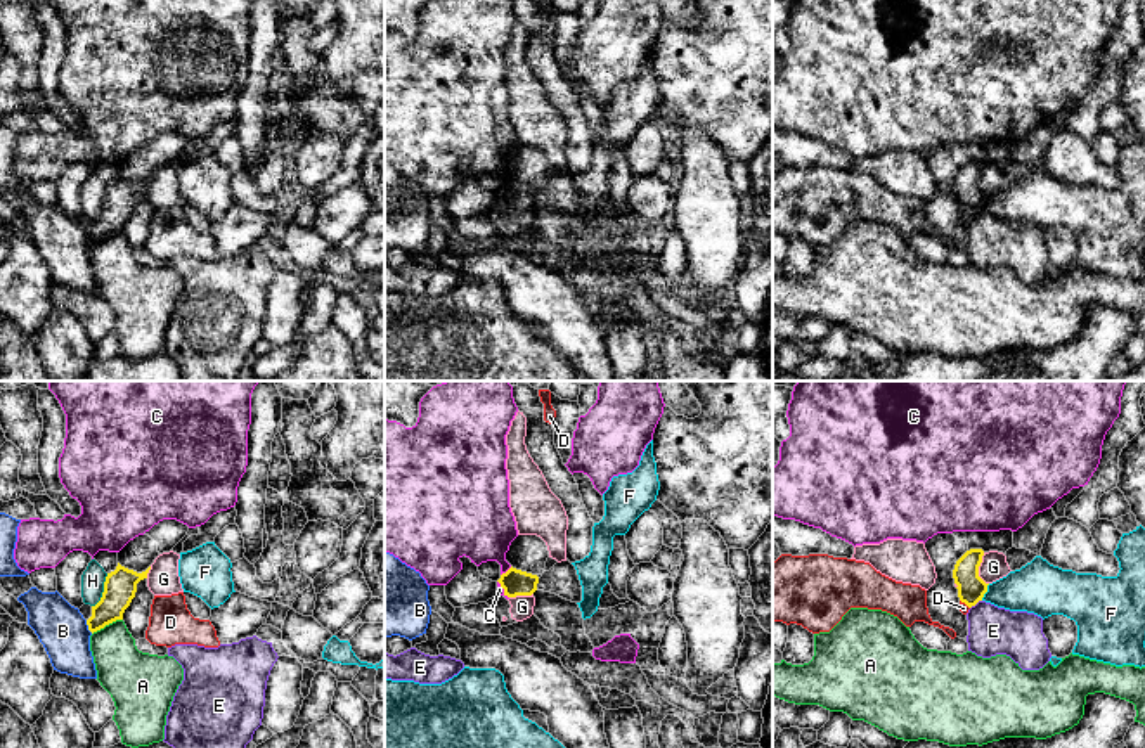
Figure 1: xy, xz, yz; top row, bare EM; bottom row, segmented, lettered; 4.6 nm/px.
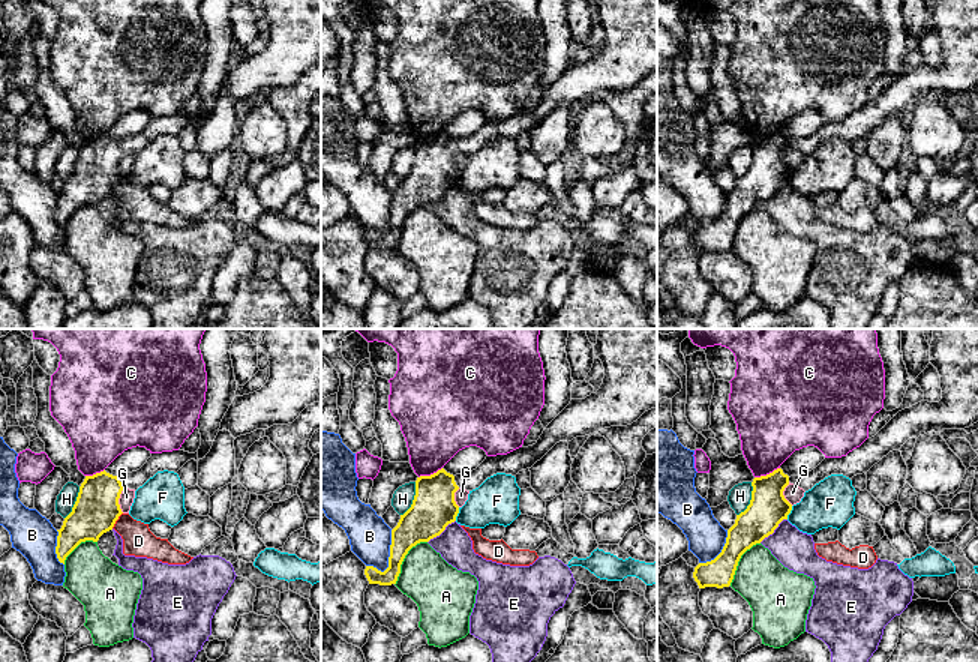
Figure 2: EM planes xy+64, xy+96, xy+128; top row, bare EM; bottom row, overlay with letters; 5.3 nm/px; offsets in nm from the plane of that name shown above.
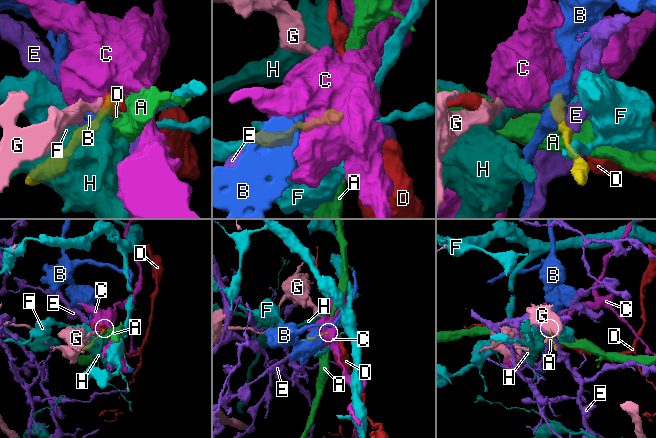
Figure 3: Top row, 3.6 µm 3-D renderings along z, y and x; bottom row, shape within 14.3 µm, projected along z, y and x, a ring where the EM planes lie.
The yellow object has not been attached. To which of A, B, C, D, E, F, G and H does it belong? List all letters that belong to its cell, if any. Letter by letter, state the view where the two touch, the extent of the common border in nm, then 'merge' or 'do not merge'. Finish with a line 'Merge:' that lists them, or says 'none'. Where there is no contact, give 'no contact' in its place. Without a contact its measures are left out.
A: meets yellow in xy; contact 160 nm long; do not merge
B: meets yellow in xy; contact 70 nm long; do not merge
C: meets yellow in xz; contact 70 nm long; do not merge
D: meets yellow in yz; contact 60 nm long; do not merge
E: meets yellow in yz; contact 70 nm long; do not merge
F: meets yellow in yz; contact 90 nm long; do not merge
G: meets yellow in yz; contact 150 nm long; do not merge
H: meets yellow in xy; contact 180 nm long; do not merge
Merge: none

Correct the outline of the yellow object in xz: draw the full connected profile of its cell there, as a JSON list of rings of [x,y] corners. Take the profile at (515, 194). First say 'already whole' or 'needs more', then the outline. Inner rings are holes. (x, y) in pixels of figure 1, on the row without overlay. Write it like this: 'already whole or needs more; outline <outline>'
needs more; outline [[[568,171],[556,175],[549,184],[544,184],[540,190],[511,178],[497,194],[508,210],[532,208],[539,201],[572,215],[582,213],[582,197],[575,178]]]

